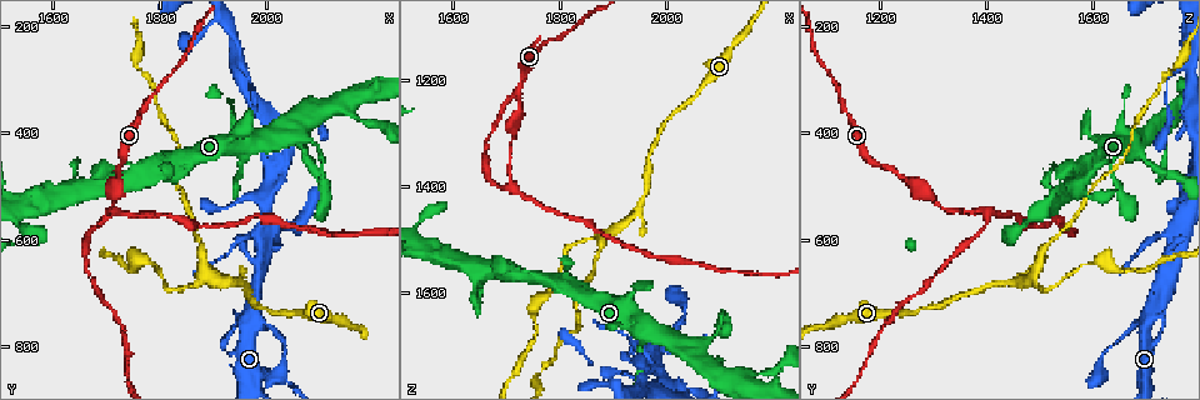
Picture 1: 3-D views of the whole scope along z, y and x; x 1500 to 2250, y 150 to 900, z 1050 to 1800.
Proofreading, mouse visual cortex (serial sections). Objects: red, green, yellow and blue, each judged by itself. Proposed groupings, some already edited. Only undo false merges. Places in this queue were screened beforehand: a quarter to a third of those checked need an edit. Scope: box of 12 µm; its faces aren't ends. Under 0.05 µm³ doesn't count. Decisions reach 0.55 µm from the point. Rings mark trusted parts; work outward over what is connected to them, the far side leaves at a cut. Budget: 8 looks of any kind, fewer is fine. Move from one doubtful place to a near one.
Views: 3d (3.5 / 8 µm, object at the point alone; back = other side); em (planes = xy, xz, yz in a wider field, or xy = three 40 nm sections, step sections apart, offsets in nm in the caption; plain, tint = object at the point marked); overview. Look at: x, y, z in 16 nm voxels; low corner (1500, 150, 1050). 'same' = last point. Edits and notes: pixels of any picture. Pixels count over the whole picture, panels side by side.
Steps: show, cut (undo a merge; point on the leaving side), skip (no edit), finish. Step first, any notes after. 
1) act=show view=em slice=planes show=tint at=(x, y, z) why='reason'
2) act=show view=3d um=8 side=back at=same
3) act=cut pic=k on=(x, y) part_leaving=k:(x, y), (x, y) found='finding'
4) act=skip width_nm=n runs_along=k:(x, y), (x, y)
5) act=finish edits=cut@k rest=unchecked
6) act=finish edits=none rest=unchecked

act=show view=3d um=8 at=(1710, 550, 1400) why='sharp bend'

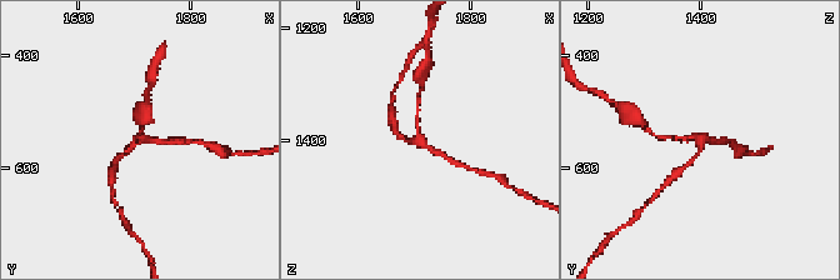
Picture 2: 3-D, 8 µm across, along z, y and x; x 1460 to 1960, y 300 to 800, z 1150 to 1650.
act=show view=em slice=xy step=5 show=tint at=(1710, 545, 1400) arms=3 arm_widths_nm=150,150,200

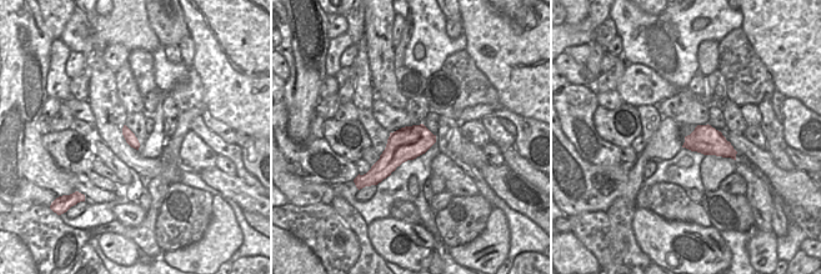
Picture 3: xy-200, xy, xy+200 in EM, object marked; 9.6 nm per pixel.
act=skip runs_along=2:(419, 109), (420, 140), (453, 160) found='continuous, no second cell'

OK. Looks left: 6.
act=show view=3d um=8 at=(1820, 695, 1515) why='abrupt turn'

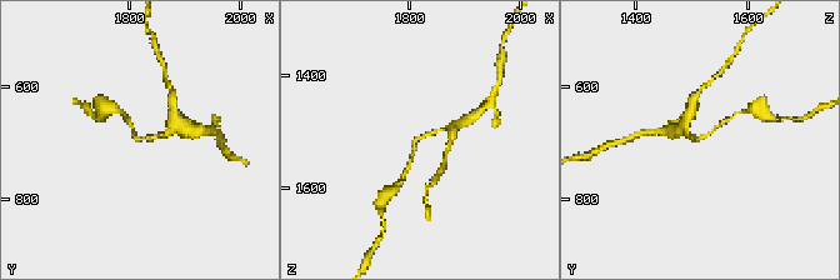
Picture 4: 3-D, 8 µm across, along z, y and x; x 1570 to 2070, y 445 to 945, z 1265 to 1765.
act=show view=3d um=3.5 at=(1810, 695, 1510) why='zoom in'

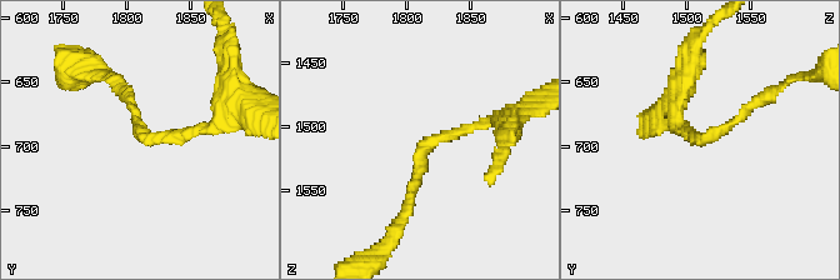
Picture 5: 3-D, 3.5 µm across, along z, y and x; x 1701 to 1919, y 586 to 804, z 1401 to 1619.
act=show view=em slice=xy step=1 show=tint at=(1814, 696, 1518)

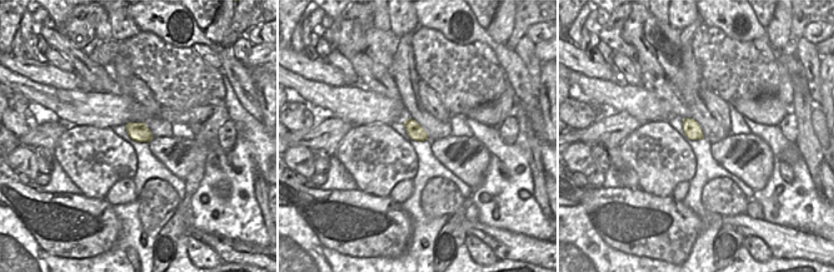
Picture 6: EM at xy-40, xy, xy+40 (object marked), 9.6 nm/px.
act=skip width_nm=150 runs_along=5:(496, 119), (424, 148), (405, 211) found='continuous, no second cell'

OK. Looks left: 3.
act=show view=3d um=3.5 at=(1990, 625, 1760) why='two arms in line, one across'

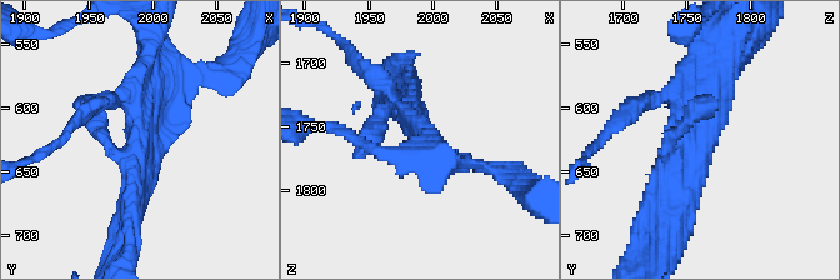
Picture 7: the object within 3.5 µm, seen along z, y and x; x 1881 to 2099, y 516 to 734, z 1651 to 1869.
act=show view=em slice=xy step=3 show=tint at=(1992, 622, 1760) why='now the EM'

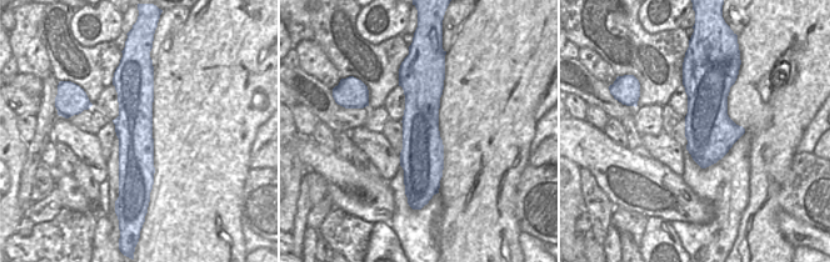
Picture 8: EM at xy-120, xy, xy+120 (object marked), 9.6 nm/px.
act=skip width_nm=400 runs_along=8:(131, 77), (135, 166), (146, 182) found='one cell here'

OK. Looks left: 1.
act=finish edits=none rest=unchecked

